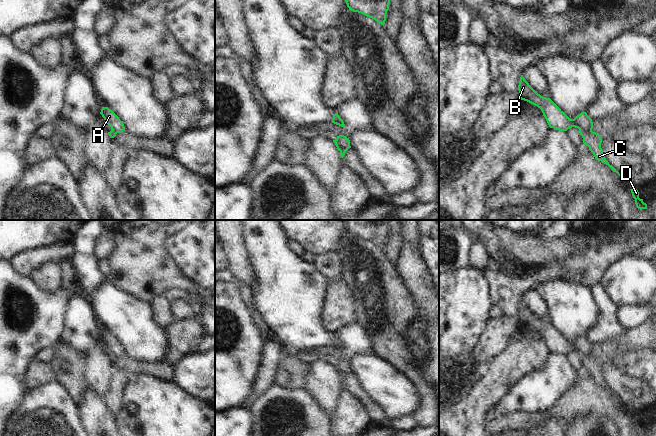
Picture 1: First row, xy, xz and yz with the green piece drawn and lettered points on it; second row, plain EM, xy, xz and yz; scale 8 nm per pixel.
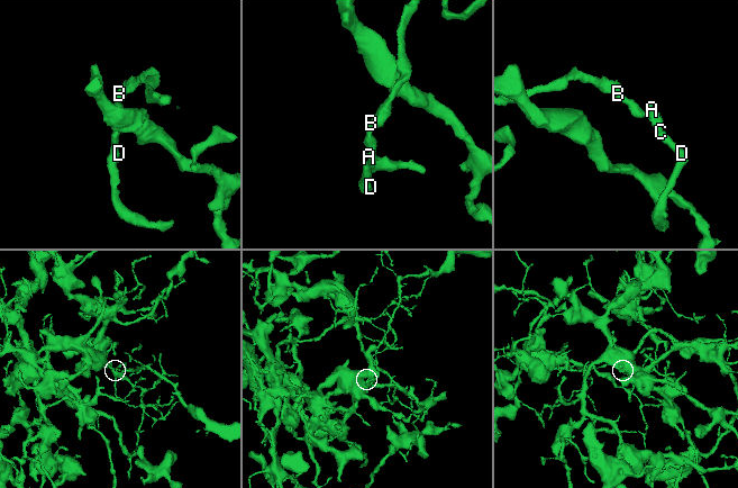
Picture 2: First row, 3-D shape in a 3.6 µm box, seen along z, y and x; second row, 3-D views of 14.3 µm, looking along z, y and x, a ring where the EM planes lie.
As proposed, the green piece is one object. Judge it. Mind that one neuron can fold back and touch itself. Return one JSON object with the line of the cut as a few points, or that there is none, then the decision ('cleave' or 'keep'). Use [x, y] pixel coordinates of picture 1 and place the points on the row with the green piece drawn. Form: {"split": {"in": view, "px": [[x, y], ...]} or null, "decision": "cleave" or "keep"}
{"split": {"in": "yz", "px": [[579, 129], [591, 130]]}, "decision": "cleave"}

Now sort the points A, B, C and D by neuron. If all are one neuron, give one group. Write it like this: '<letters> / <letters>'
A B / C D

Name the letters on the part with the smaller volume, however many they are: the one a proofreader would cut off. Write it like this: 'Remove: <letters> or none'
Remove: C, D

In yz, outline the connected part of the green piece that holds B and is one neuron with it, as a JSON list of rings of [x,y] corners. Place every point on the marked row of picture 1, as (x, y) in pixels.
[[[523,75],[520,77],[518,90],[521,100],[527,101],[541,109],[550,128],[559,131],[567,131],[572,127],[585,131],[593,129],[592,119],[586,112],[581,112],[574,119],[570,119],[550,98],[538,94]]]

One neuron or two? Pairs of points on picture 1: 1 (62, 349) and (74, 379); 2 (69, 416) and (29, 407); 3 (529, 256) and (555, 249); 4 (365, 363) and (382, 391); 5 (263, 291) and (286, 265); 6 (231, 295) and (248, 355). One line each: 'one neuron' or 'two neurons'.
1: one neuron
2: one neuron
3: one neuron
4: one neuron
5: one neuron
6: one neuron

